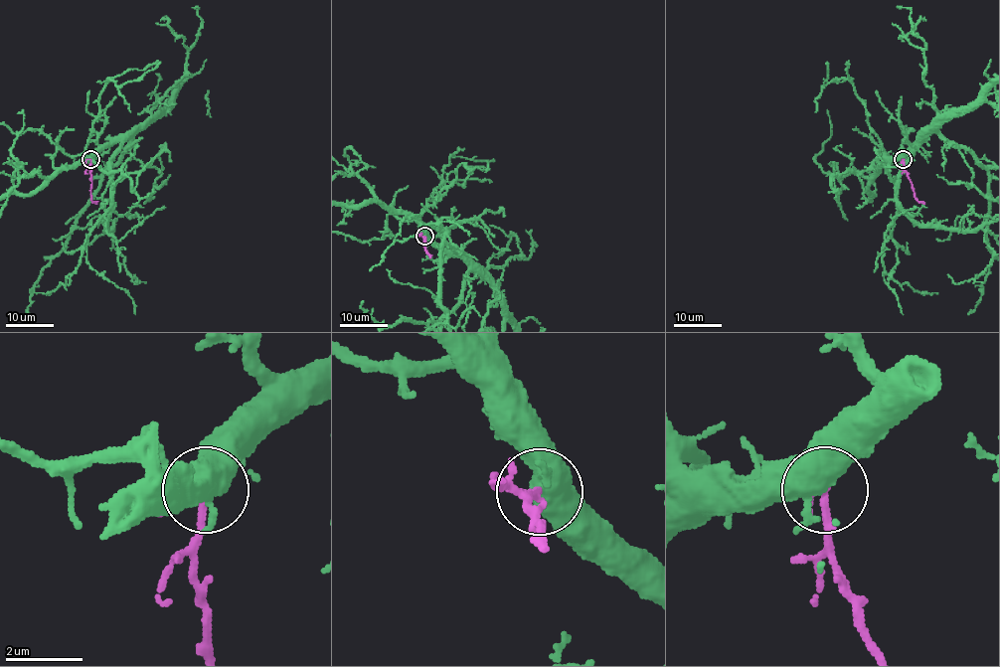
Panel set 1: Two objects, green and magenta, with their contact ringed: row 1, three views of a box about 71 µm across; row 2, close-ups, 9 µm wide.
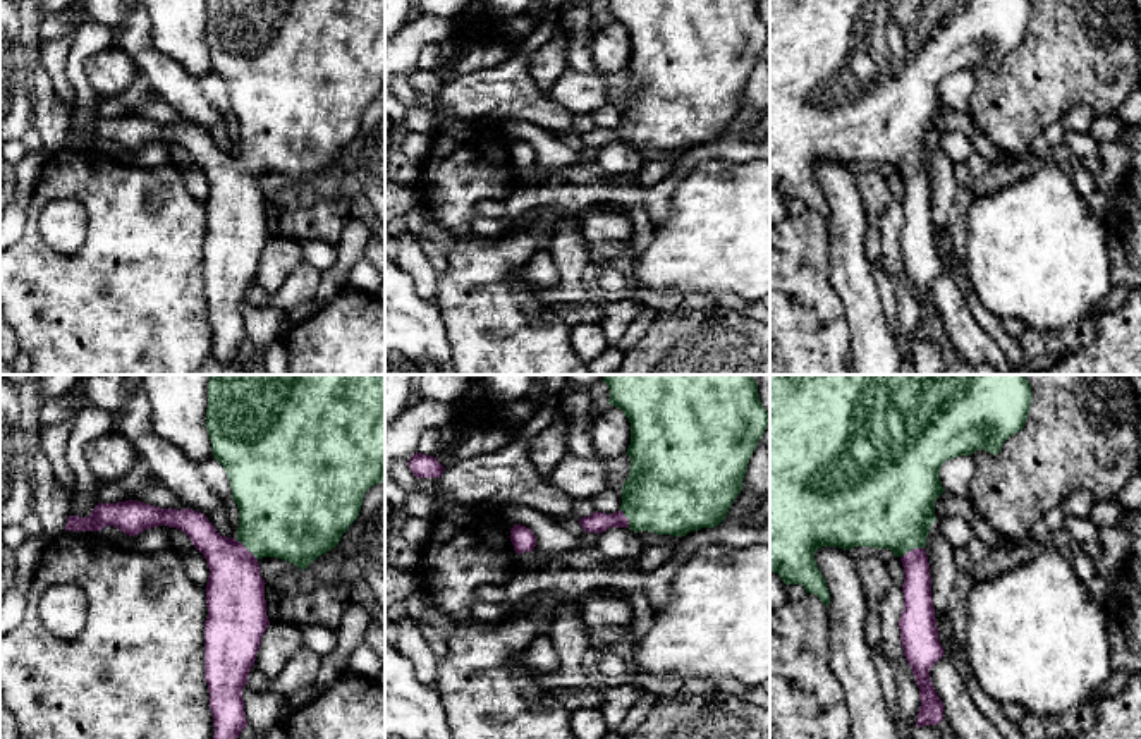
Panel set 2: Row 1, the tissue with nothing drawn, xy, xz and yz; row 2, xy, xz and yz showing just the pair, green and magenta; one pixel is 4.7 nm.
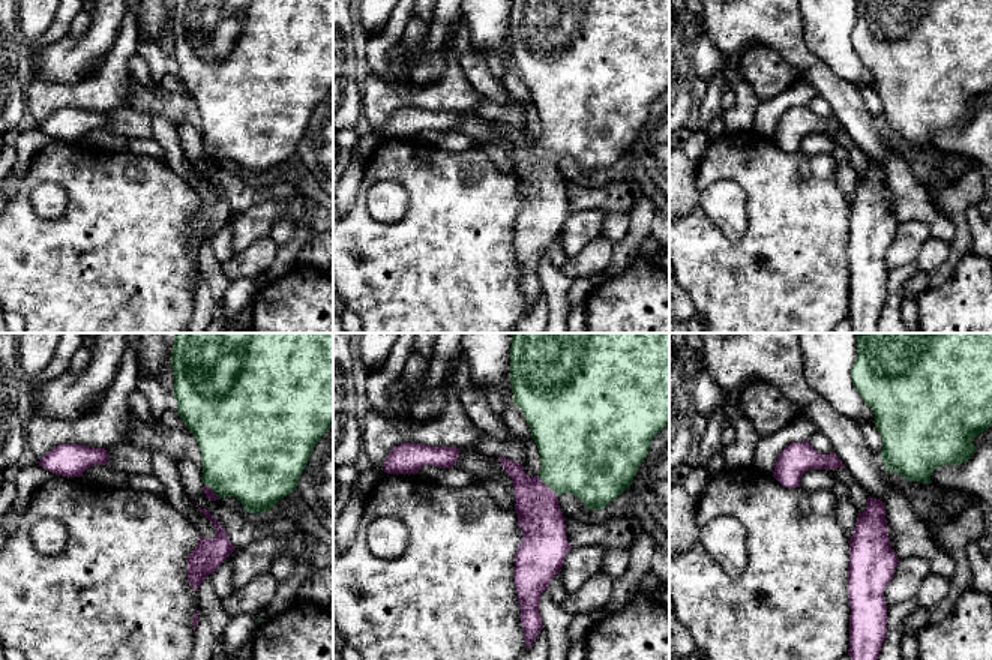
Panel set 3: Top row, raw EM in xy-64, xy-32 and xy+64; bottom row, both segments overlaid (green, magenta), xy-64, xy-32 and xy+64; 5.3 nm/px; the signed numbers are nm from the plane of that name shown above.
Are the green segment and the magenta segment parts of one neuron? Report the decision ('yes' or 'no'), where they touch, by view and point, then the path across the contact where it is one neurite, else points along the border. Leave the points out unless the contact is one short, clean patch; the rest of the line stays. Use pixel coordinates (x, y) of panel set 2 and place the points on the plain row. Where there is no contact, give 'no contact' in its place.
yes; meets green in xy at (246, 162); runs through xy (286, 126), (246, 162), (236, 174), (236, 205)

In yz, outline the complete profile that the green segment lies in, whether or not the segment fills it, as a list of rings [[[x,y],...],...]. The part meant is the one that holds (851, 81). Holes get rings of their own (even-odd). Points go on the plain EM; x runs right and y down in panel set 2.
[[[770,0],[770,187],[777,187],[785,199],[802,199],[806,208],[816,210],[828,222],[830,208],[827,196],[815,175],[818,163],[888,163],[900,174],[906,192],[902,199],[904,225],[900,229],[899,244],[904,272],[911,280],[919,302],[921,321],[916,342],[937,340],[943,333],[943,318],[931,299],[930,284],[943,272],[945,266],[938,256],[938,242],[931,213],[930,179],[924,167],[928,146],[937,136],[935,115],[945,107],[938,89],[940,82],[949,74],[971,70],[979,64],[997,70],[1002,58],[1024,43],[1031,14],[1031,0]]]

